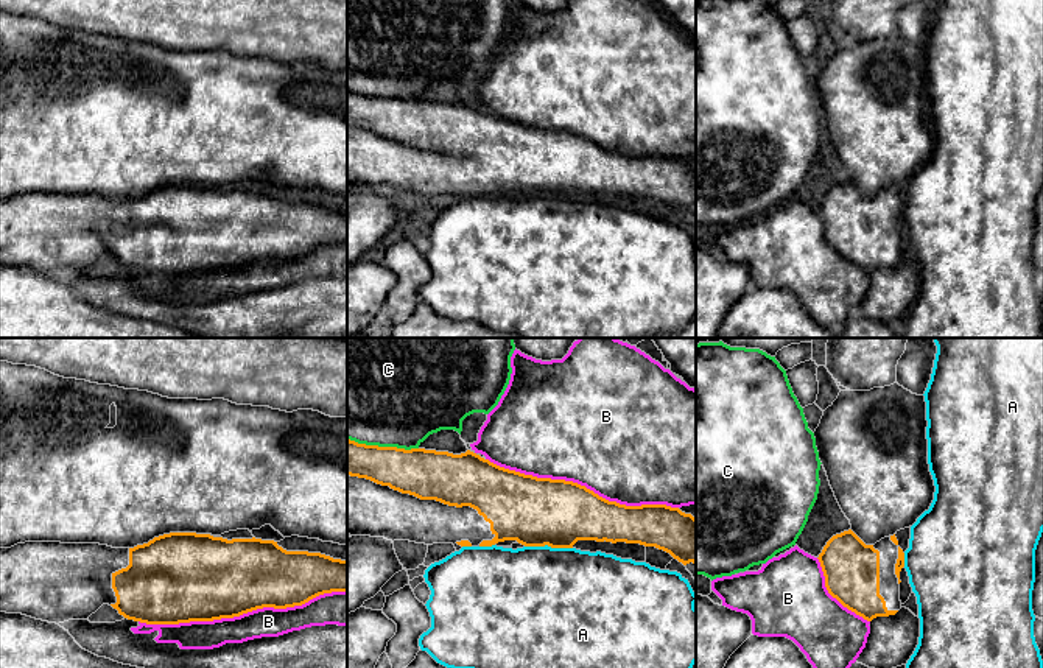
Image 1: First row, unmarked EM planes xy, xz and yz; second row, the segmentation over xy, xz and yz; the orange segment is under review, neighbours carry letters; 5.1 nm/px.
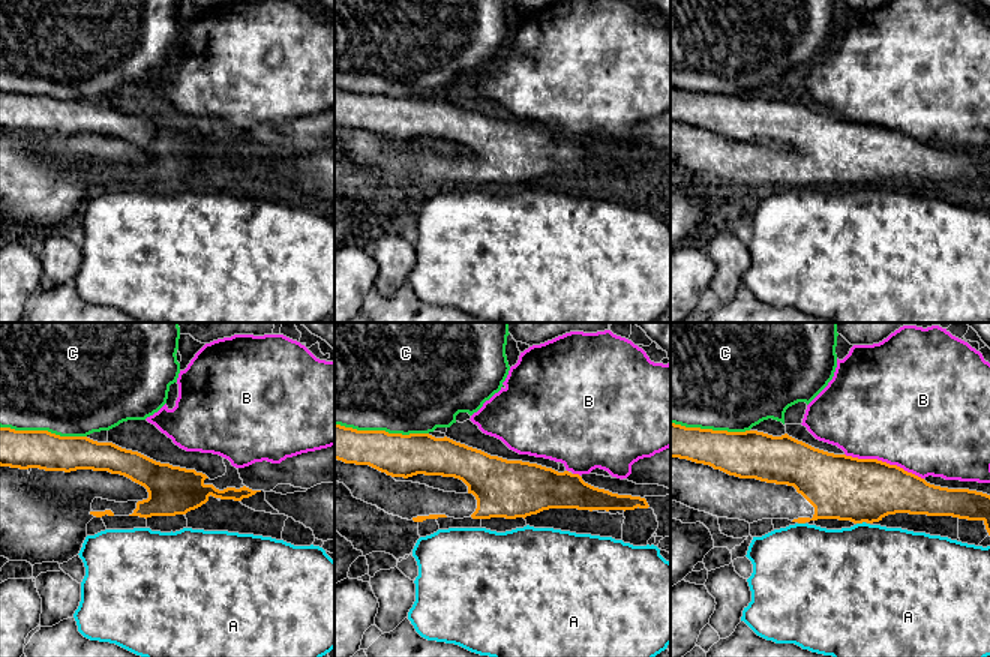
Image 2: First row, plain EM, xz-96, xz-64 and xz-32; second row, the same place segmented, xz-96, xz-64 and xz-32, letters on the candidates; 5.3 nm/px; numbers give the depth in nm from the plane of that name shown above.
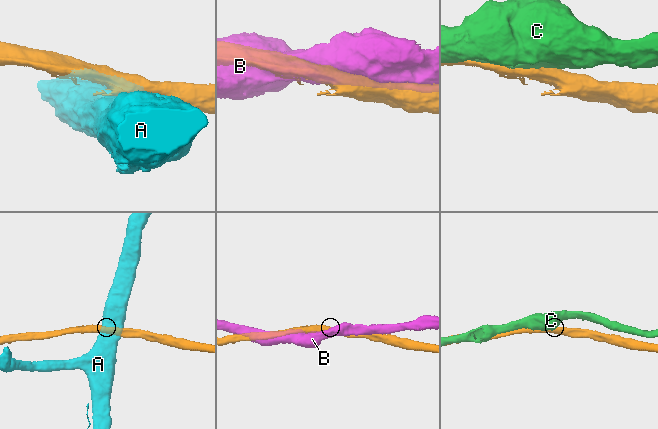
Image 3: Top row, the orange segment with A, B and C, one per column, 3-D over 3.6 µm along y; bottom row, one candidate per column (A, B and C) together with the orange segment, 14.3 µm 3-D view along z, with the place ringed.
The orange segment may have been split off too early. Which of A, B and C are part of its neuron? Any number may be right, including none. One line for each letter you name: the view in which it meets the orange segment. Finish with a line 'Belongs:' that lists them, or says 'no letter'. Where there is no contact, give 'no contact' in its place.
Belongs: no letter

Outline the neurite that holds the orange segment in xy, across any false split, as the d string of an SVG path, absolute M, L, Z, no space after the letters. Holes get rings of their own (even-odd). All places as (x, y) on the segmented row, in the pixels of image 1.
M170 533L134 548L61 542L0 548L0 612L56 624L89 620L103 604L146 624L213 621L263 607L302 606L332 592L347 592L347 561L286 551L274 540L255 537L227 540L210 534Z

